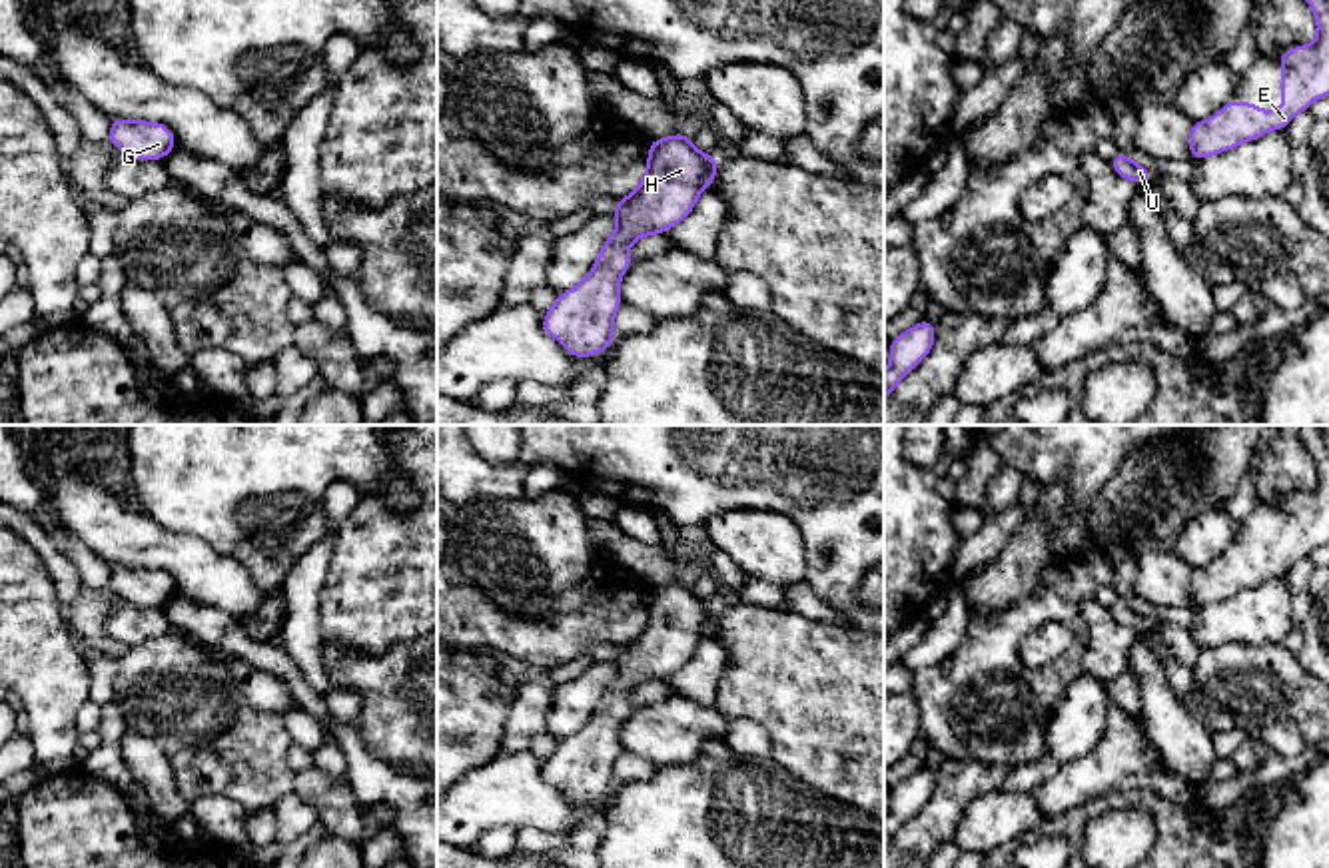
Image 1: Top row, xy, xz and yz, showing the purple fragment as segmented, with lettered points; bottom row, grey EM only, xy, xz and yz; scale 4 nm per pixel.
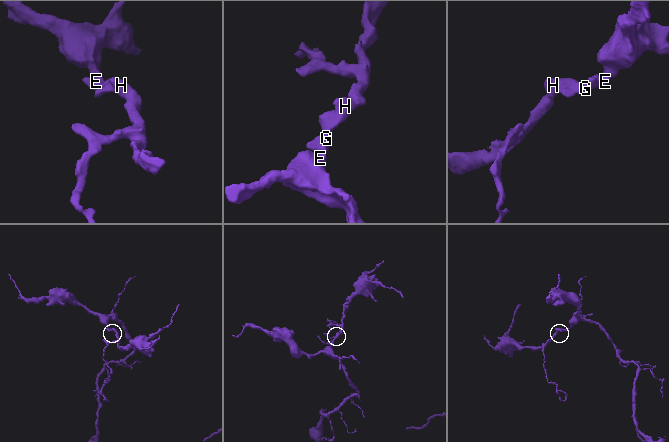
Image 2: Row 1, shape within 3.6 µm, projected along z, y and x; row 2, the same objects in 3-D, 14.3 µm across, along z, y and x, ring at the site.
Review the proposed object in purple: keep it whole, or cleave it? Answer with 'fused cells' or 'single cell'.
single cell

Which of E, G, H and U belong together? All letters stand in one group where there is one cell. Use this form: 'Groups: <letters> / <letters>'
Groups: E G H U

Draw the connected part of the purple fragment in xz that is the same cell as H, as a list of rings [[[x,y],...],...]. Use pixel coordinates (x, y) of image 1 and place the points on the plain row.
[[[686,579],[651,587],[649,593],[647,623],[633,641],[617,647],[613,662],[619,672],[591,720],[575,736],[561,740],[543,764],[543,778],[573,804],[591,804],[615,790],[619,728],[633,712],[629,692],[682,668],[716,625],[718,605],[698,599]]]

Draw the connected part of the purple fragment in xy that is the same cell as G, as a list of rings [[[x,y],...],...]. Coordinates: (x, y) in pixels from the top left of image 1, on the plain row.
[[[112,565],[108,589],[136,607],[164,607],[174,595],[174,579],[158,569]]]

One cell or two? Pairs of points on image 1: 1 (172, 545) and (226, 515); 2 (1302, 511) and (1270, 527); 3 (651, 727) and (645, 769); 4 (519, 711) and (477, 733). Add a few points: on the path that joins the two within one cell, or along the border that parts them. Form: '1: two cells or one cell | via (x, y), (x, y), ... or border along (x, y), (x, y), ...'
1: two cells | border along (148, 515), (172, 531), (202, 537), (232, 559)
2: one cell | via (1294, 519), (1286, 527), (1278, 527)
3: two cells | border along (621, 749), (641, 755), (657, 767)
4: two cells | border along (519, 683), (503, 731)

